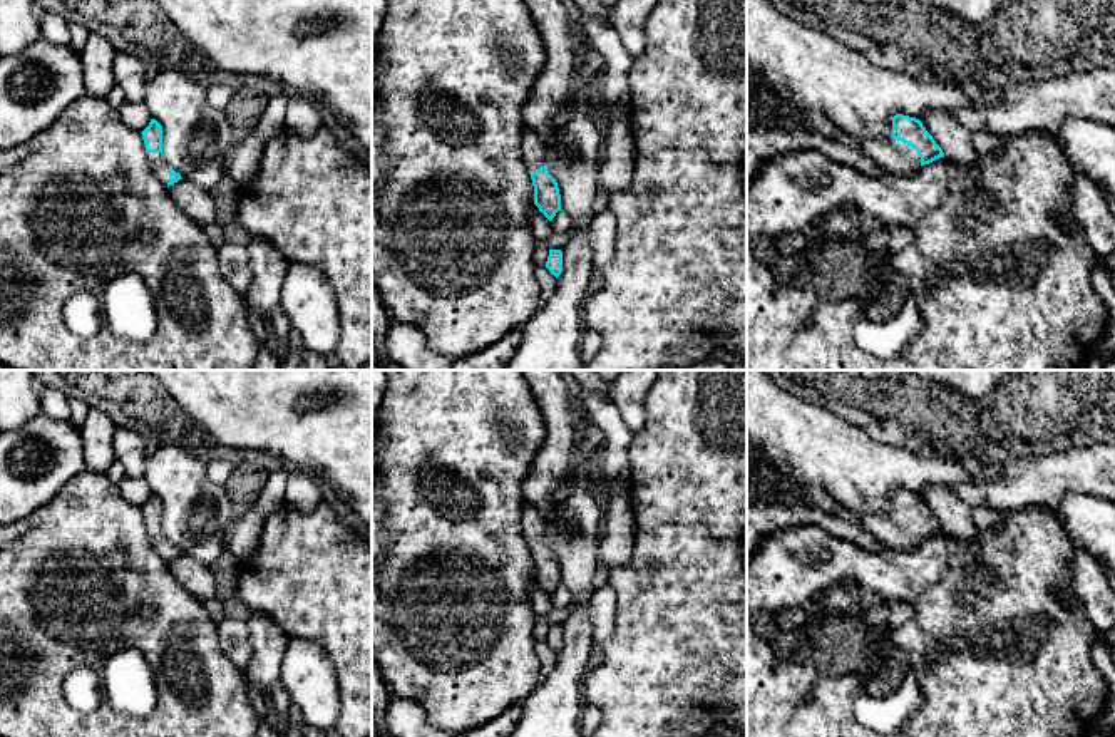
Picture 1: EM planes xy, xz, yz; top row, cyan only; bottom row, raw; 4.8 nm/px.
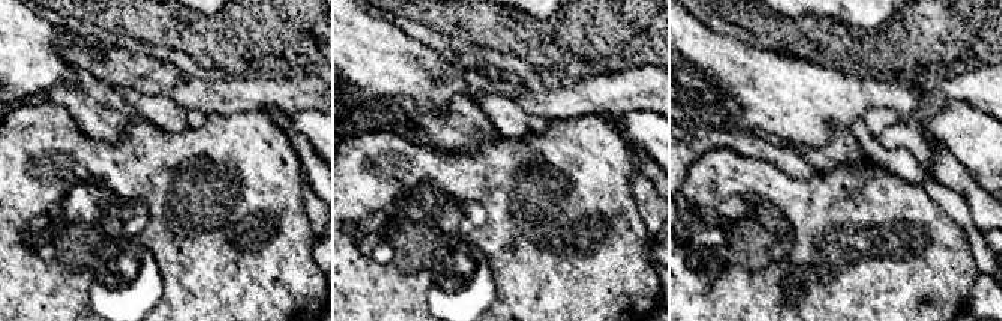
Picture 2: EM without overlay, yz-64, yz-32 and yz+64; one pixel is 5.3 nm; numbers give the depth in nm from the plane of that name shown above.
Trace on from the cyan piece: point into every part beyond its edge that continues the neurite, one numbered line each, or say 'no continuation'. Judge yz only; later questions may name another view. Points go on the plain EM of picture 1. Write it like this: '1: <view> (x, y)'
1: yz (893, 531)

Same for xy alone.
1: xy (161, 545)

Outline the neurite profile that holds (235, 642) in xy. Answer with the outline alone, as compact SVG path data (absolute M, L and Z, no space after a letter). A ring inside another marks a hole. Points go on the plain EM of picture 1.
M224 618L218 623L219 645L226 657L241 670L249 704L254 714L263 720L270 712L270 702L261 695L249 677L251 642L246 621Z

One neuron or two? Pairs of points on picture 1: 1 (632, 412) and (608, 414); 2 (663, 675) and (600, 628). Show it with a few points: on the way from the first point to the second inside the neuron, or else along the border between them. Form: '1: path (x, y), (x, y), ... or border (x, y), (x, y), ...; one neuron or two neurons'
1: border (611, 402), (633, 436); two neurons
2: border (616, 597), (615, 628), (600, 644); two neurons

